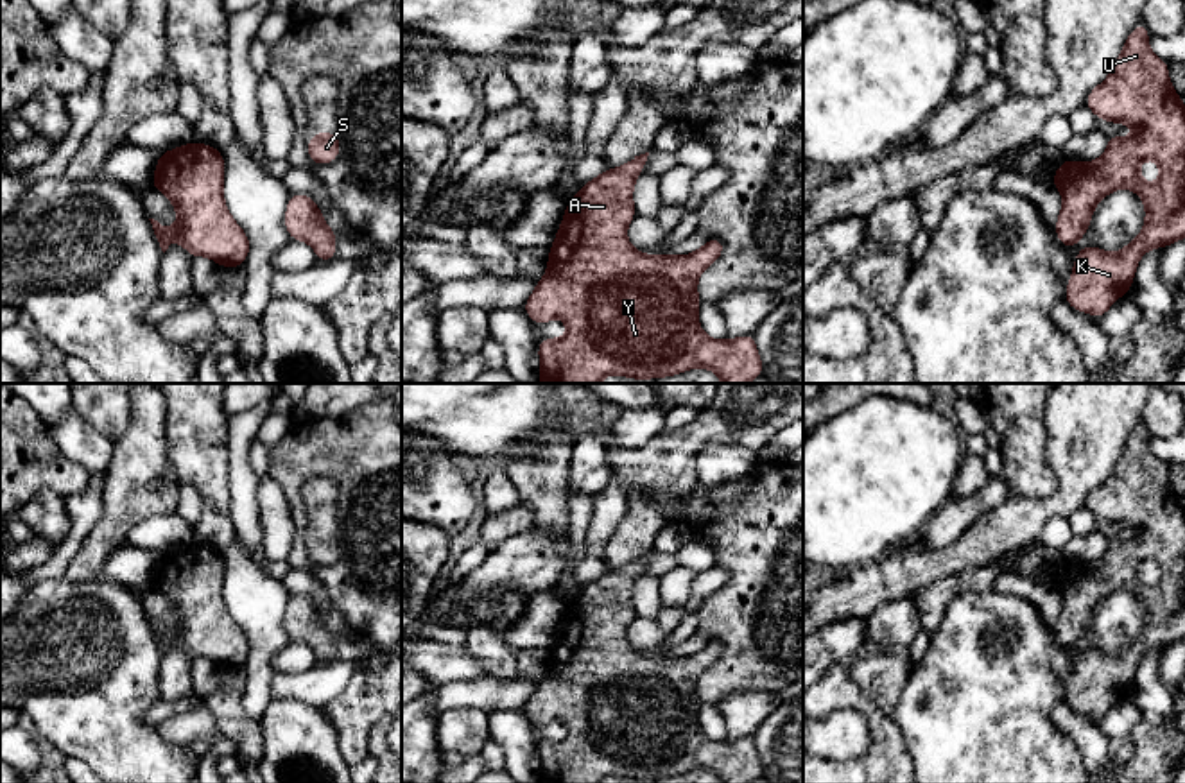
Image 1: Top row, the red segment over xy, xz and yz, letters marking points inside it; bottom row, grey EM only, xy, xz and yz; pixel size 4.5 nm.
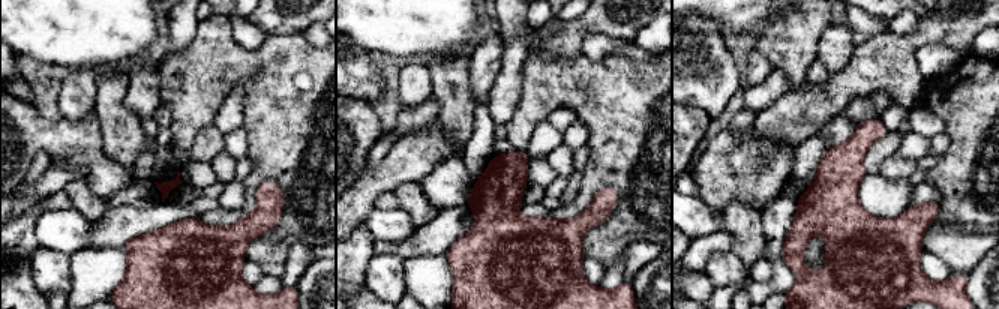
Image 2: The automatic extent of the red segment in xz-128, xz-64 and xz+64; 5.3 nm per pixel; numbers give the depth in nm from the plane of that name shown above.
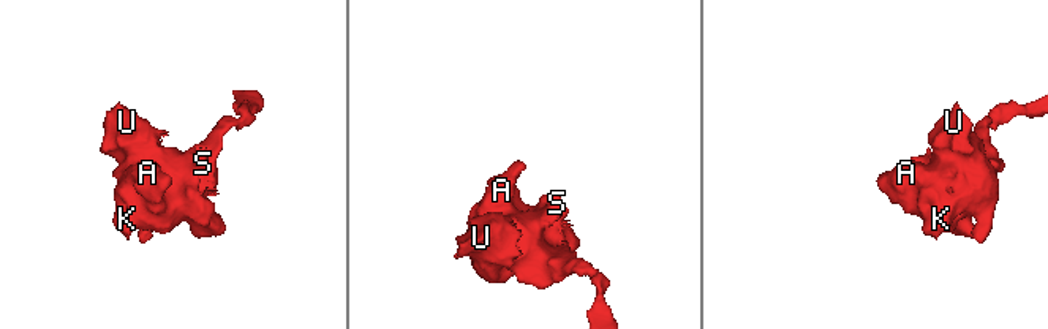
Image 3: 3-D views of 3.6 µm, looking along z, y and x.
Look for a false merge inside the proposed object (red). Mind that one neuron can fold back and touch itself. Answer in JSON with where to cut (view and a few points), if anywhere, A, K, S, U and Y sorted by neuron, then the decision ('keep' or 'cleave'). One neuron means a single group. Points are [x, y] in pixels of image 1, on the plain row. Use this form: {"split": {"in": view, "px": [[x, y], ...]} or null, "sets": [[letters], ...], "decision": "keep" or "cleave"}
{"split": null, "sets": [["A", "K", "S", "U", "Y"]], "decision": "keep"}

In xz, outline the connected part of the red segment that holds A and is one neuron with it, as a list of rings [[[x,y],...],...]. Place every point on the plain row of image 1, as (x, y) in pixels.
[[[649,554],[588,582],[568,602],[556,641],[549,650],[549,668],[523,711],[536,726],[561,718],[568,733],[563,740],[538,744],[540,783],[601,783],[608,776],[635,781],[681,776],[694,769],[714,772],[722,783],[751,783],[764,767],[753,735],[714,742],[697,724],[697,679],[724,652],[721,640],[710,640],[692,656],[658,658],[631,649],[626,631],[635,620],[633,588]]]

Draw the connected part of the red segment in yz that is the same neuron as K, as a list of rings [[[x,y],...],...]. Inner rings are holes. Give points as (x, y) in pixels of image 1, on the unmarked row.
[[[1140,423],[1111,475],[1085,503],[1097,520],[1122,523],[1138,536],[1108,536],[1108,552],[1090,564],[1065,559],[1051,584],[1063,597],[1056,622],[1063,649],[1072,649],[1088,632],[1095,606],[1110,593],[1129,589],[1146,606],[1144,631],[1124,650],[1110,656],[1086,647],[1076,658],[1065,702],[1097,722],[1129,693],[1144,654],[1185,640],[1185,507],[1169,484],[1167,462],[1149,452],[1149,437]],[[1147,559],[1160,566],[1155,586],[1147,586],[1138,575]]]

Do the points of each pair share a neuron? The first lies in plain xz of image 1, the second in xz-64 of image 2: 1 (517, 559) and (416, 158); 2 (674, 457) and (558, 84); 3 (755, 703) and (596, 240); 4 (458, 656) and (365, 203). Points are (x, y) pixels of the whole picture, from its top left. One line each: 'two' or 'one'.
1: one
2: two
3: two
4: two

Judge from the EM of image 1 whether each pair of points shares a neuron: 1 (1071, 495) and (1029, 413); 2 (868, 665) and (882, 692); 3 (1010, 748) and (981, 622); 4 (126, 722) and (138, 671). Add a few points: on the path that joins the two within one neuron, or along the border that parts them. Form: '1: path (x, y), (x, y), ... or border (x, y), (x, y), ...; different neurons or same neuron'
1: border (1047, 402), (1046, 464), (1055, 484); different neurons
2: path (875, 672), (882, 685); same neuron
3: path (985, 717), (985, 656), (981, 653); same neuron
4: path (126, 710), (126, 683); same neuron

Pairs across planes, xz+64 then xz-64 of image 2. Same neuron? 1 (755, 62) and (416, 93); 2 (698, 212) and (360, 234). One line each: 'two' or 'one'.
1: one
2: two

